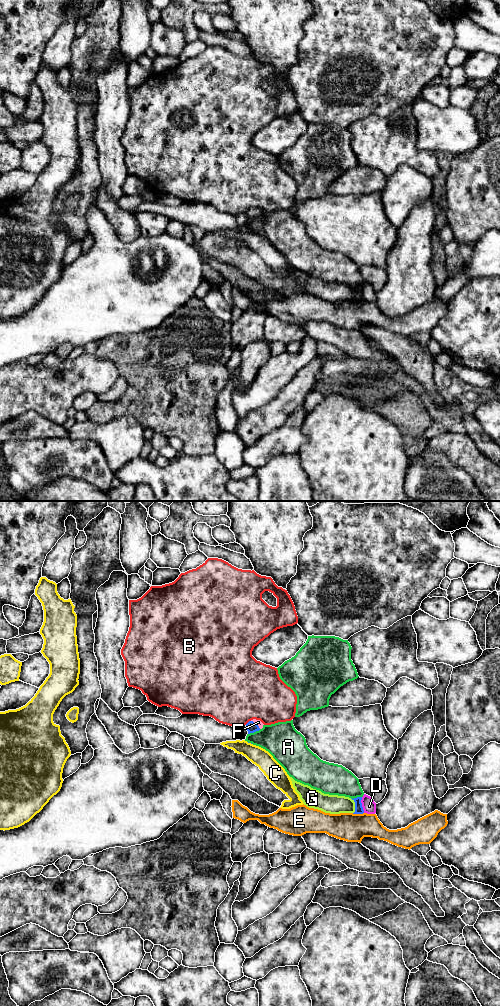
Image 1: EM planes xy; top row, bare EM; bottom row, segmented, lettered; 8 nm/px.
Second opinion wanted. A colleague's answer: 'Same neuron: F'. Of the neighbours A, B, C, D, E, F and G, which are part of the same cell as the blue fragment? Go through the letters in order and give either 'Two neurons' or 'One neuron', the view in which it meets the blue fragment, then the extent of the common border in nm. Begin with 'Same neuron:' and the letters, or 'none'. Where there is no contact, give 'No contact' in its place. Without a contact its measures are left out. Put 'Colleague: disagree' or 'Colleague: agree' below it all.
Same neuron: F
A: Two neurons. Touches blue in xy. Shared border 110 nm
B: Two neurons. Touches blue in xy. Shared border 60 nm
C: Two neurons. No contact
D: Two neurons. Touches blue in xy. Shared border 130 nm
E: Two neurons. Touches blue in xy. Shared border 100 nm
F: One neuron. Touches blue in xy. Shared border 100 nm
G: Two neurons. Touches blue in xy. Shared border 130 nm
Colleague: agree

